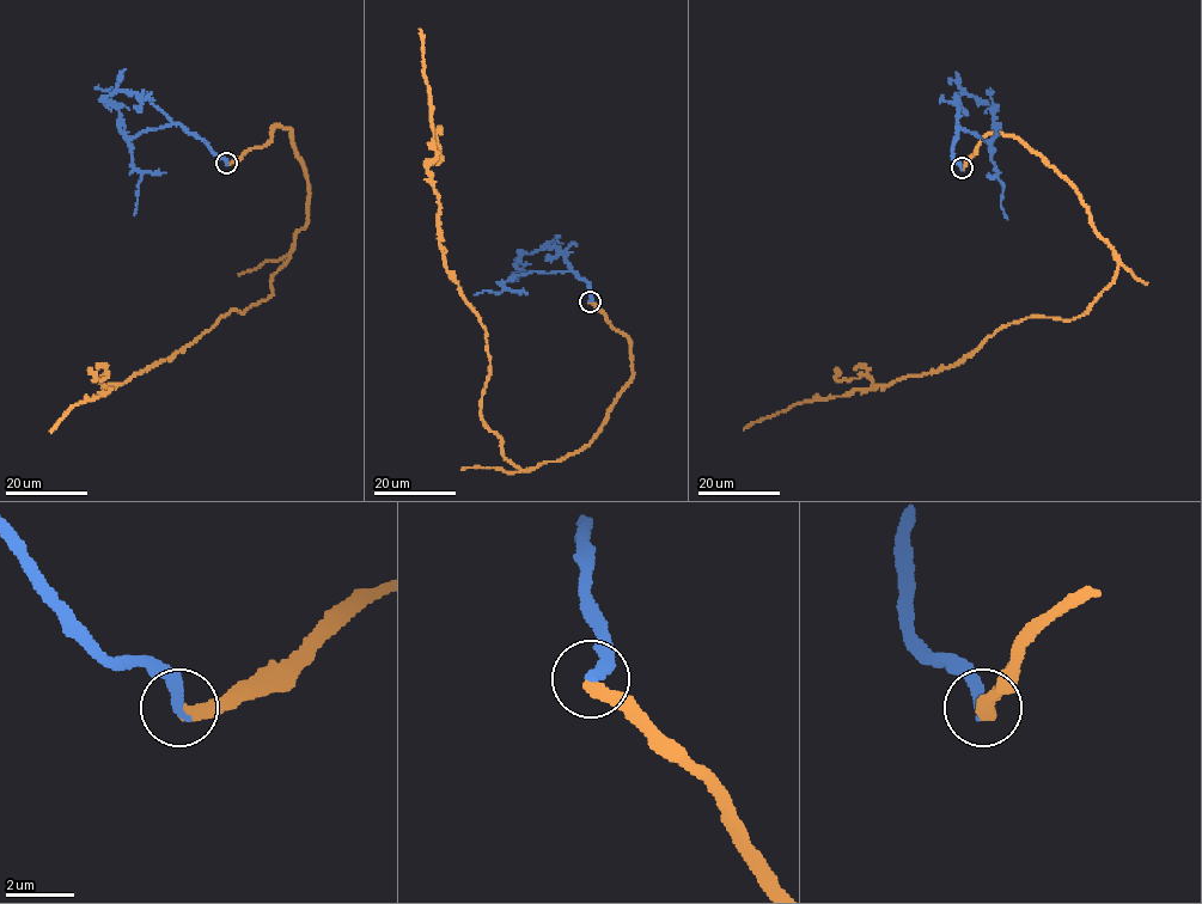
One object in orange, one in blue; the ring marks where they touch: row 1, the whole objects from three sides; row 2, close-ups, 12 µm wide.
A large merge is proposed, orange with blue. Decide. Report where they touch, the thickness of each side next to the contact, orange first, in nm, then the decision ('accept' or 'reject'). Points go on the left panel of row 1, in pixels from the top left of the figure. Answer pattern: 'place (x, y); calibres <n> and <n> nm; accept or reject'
place (226, 163); calibres 360 and 320 nm; accept

